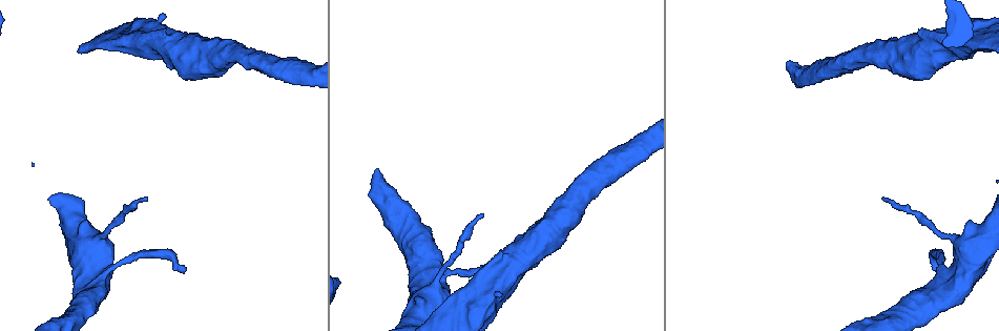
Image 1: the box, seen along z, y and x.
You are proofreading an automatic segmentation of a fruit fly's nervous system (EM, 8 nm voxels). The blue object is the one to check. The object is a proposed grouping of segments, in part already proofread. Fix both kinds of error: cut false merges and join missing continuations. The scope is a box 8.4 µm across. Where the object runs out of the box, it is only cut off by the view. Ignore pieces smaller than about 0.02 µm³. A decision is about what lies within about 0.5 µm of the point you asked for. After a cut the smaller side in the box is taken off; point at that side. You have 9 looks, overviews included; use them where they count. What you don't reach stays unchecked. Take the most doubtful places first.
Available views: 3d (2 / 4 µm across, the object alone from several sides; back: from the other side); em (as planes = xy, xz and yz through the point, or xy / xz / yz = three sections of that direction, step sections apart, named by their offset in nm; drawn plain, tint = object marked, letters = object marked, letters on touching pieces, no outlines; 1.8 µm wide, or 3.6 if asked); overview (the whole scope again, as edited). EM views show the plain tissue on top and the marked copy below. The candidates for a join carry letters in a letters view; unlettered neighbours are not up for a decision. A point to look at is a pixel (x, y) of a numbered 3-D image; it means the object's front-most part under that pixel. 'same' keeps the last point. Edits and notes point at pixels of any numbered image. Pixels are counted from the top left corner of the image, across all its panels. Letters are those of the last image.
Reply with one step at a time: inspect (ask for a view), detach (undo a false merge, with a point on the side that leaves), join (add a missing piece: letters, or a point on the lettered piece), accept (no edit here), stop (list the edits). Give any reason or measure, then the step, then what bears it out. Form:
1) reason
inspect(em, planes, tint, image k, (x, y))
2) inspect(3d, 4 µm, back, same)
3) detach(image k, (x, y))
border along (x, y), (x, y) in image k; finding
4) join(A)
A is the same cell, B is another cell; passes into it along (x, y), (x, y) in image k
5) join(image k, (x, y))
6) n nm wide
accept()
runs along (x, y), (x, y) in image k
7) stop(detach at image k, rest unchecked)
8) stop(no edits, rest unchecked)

long arm stops here
inspect(3d, 4 µm, back, image 1, (183, 271))

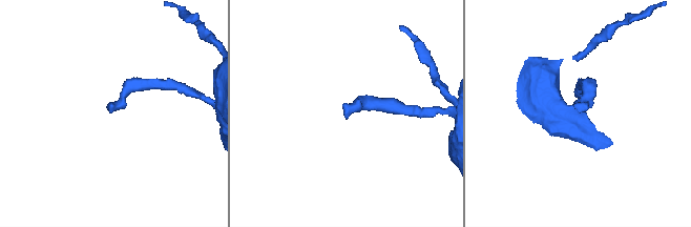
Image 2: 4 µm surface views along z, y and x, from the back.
inspect(em, planes, letters, image 2, (574, 107))

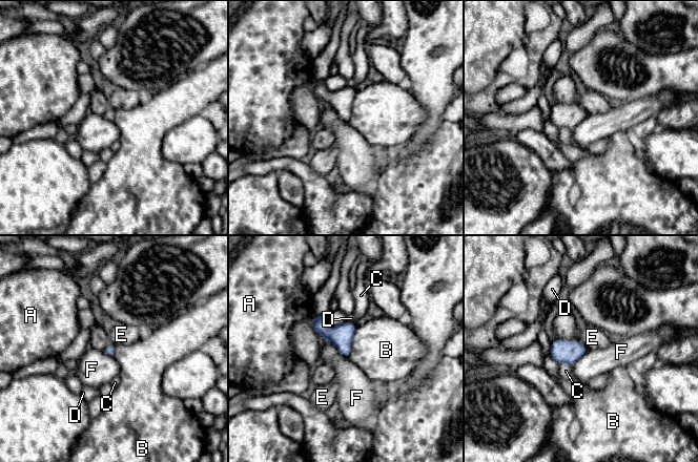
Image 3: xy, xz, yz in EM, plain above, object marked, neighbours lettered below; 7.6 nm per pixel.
B touches over 240 nm
accept()
A, B, C, D, E and F are other cells; border along (325, 338), (344, 355), (348, 356) in image 3; none of them fits

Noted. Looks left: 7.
tapers out
inspect(3d, 4 µm, image 1, (483, 216))

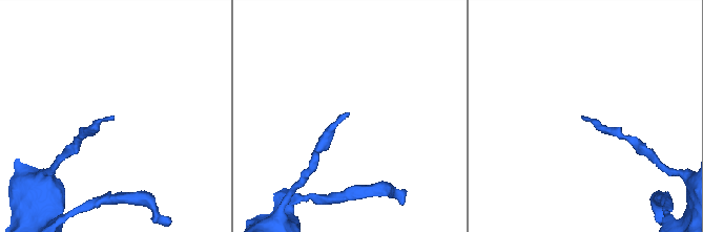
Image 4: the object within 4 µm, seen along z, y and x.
inspect(em, planes, letters, image 4, (583, 115))

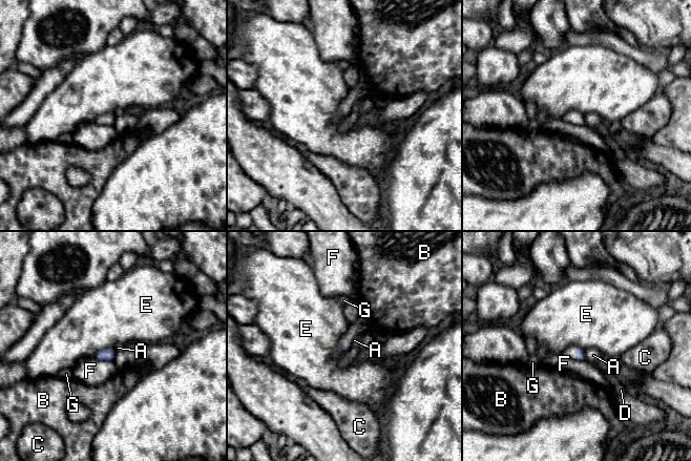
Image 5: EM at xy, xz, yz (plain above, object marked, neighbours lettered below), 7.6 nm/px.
accept()
A, B, C, D, E, F and G are other cells; none of them fits

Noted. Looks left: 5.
an open end
inspect(em, 3.6 µm, planes, letters, image 1, (163, 16))

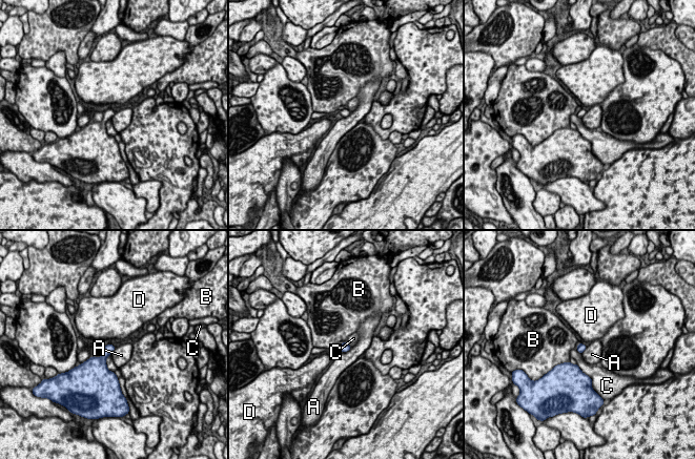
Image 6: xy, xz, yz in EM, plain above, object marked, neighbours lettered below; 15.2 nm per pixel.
accept()
A, B, C and D are other cells; border along (351, 347), (343, 352) in image 6; none of them fits

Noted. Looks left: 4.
inspect(3d, 4 µm, image 1, (957, 238))

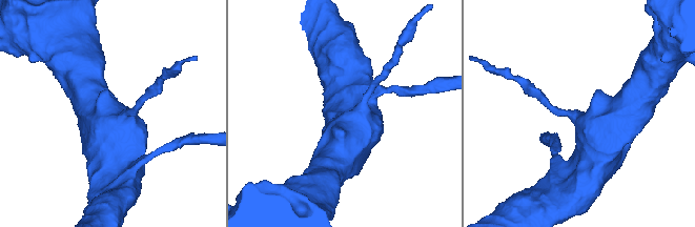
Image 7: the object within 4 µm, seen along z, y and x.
now the EM
inspect(em, planes, letters, image 7, (125, 118))

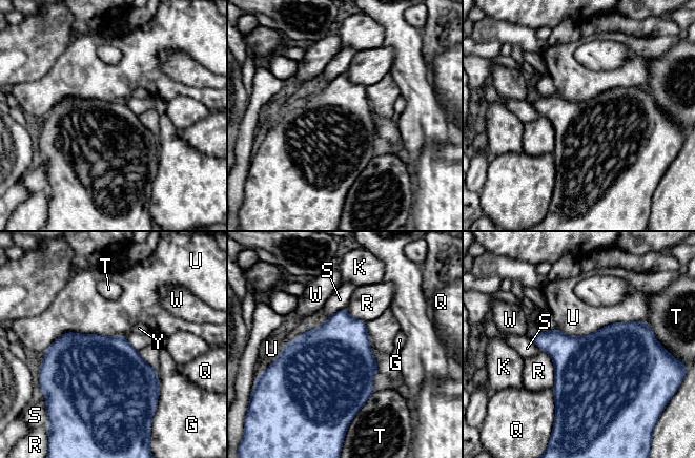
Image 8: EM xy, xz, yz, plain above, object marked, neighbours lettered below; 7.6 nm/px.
accept()
G, K, Q, R, S, T, U, W and Y are other cells; border along (645, 320), (578, 336), (556, 329) in image 8; one neuron here

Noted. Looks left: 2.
stop(no edits, rest unchecked)

